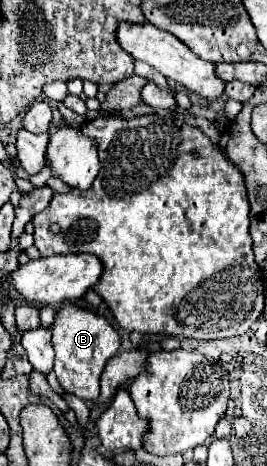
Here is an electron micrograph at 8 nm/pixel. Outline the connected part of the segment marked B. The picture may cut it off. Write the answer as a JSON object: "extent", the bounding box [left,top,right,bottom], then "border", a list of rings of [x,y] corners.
{"extent":[51,303,121,399],"border":[[[65,303],[55,317],[55,323],[51,327],[53,331],[53,349],[55,349],[55,373],[59,379],[59,385],[77,395],[79,399],[97,399],[99,395],[99,377],[105,367],[105,363],[117,355],[121,347],[121,337],[115,331],[115,327],[103,317],[89,309],[77,307],[73,303]]]}

